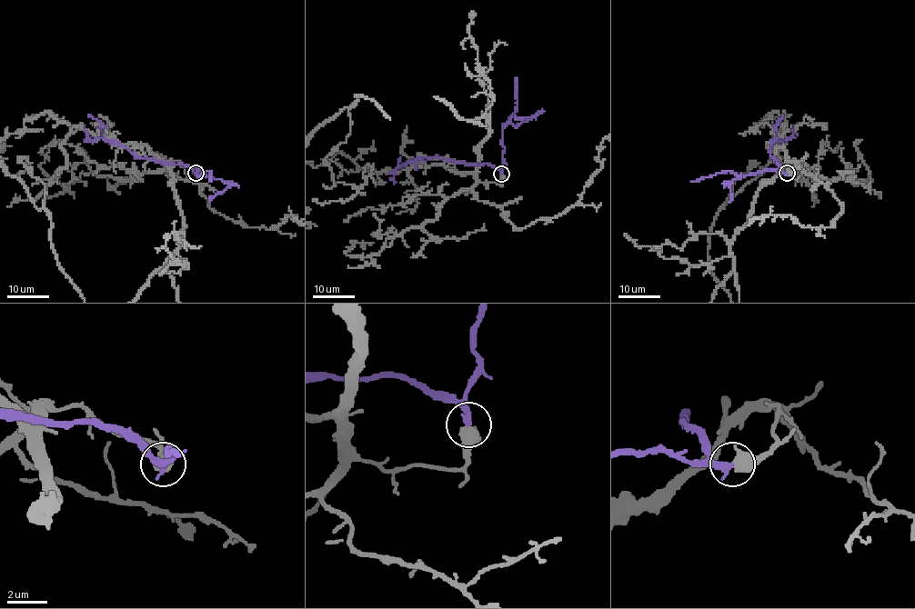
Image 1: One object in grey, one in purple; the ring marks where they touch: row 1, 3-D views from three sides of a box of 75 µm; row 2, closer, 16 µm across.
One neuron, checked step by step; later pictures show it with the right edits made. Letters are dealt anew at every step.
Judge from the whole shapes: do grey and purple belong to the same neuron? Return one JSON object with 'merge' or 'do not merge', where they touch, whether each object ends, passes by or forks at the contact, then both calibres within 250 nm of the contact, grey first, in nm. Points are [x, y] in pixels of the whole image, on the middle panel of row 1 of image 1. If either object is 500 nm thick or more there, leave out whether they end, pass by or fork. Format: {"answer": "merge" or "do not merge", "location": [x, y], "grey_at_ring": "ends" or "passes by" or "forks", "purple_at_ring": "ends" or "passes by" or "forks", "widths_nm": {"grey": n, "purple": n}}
{"answer": "do not merge", "location": [501, 174], "widths_nm": {"grey": 650, "purple": 360}}

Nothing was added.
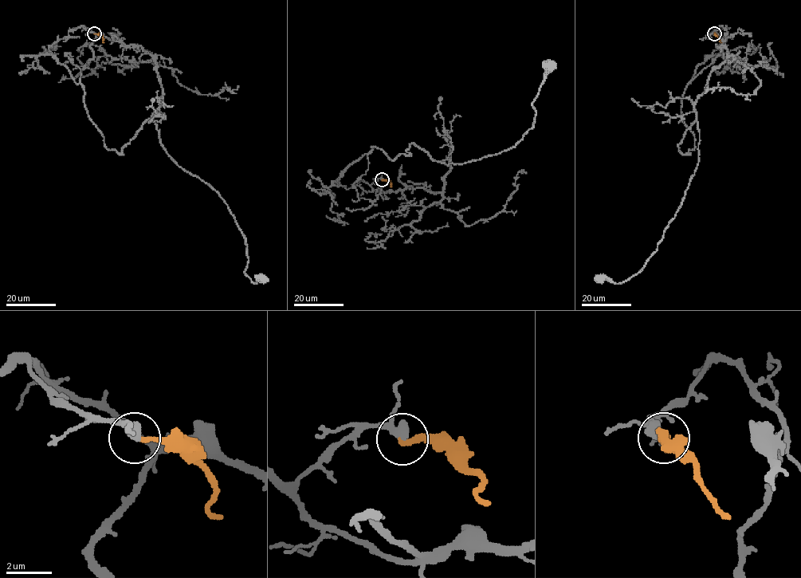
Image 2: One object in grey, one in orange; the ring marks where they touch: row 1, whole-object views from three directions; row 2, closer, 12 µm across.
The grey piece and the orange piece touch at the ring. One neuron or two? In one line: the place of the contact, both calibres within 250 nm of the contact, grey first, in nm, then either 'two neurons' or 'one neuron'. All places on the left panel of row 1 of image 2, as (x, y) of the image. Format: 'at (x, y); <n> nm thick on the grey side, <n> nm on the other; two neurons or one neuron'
at (94, 33); 340 nm thick on the grey side, 240 nm on the other; two neurons

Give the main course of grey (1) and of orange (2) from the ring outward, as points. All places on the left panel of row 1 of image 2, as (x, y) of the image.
1: (94, 34), (83, 25), (156, 61), (159, 142), (218, 194), (247, 244), (245, 272), (253, 283), (262, 278)
2: (94, 34), (99, 34), (104, 43)

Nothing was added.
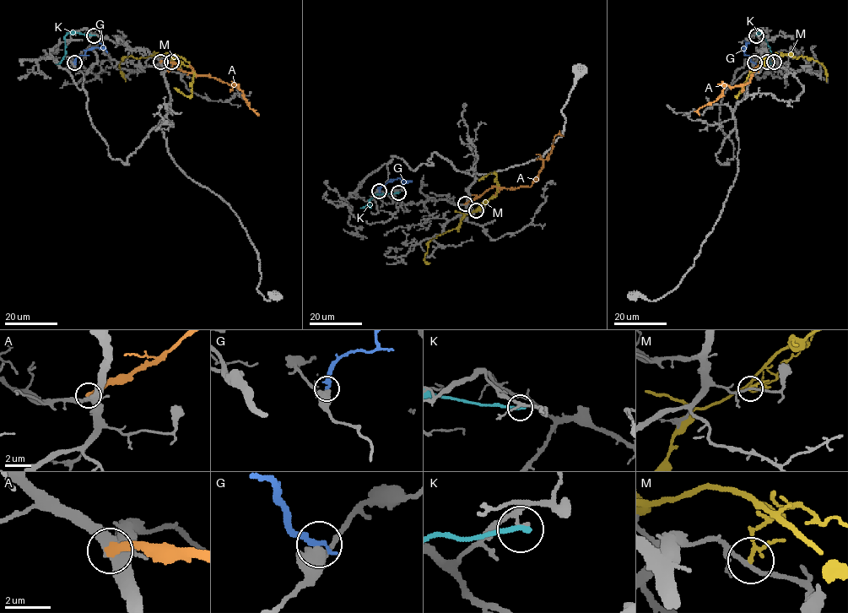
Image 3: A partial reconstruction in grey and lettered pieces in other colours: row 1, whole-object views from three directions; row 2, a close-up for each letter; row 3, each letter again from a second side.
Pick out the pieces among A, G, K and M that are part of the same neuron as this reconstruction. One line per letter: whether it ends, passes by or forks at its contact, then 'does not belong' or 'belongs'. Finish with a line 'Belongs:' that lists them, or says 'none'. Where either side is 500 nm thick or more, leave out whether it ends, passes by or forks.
A: it ends there; does not belong
G: it ends there; does not belong
K: it ends there; does not belong
M: it passes by; does not belong
Belongs: none

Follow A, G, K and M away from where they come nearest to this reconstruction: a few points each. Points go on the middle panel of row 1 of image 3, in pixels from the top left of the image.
A: (465, 203), (494, 187), (530, 187), (542, 169), (542, 161), (550, 153), (553, 136), (559, 133), (564, 135)
G: (379, 191), (390, 179), (399, 178), (407, 181), (400, 186)
K: (398, 192), (378, 193), (369, 201), (369, 208), (368, 205), (361, 208)
M: (476, 211), (478, 208), (465, 214), (455, 228), (428, 243), (424, 260), (430, 263)

